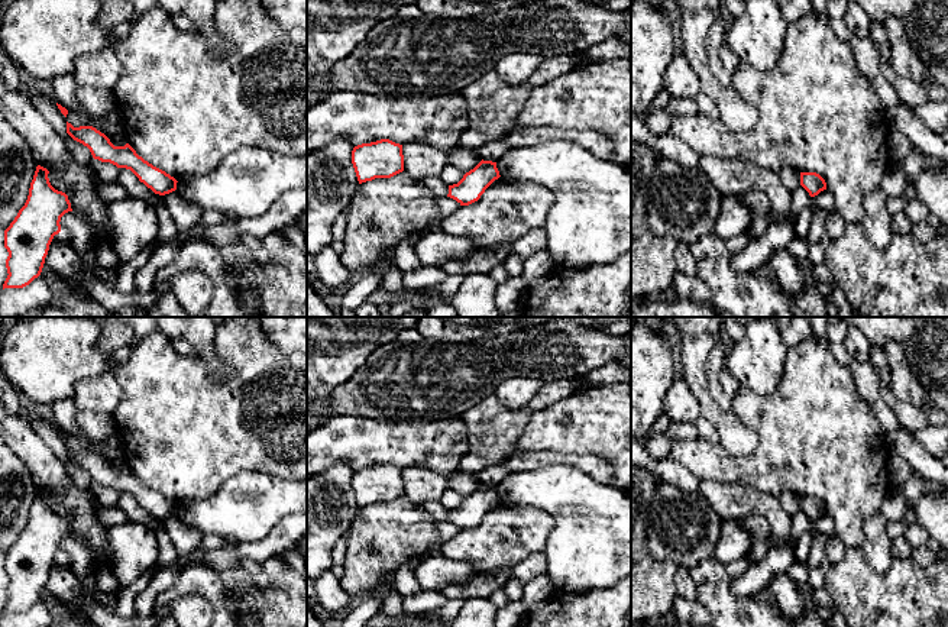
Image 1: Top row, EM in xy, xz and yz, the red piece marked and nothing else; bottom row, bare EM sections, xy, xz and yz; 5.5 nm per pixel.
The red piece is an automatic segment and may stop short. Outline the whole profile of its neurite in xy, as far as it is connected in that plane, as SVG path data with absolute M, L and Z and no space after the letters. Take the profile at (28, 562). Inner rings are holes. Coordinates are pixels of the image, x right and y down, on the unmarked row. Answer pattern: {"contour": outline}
{"contour": "M36 491L25 530L4 555L9 599L3 614L23 613L41 599L49 569L61 556L61 542L72 536L68 520L51 510L48 498Z"}

